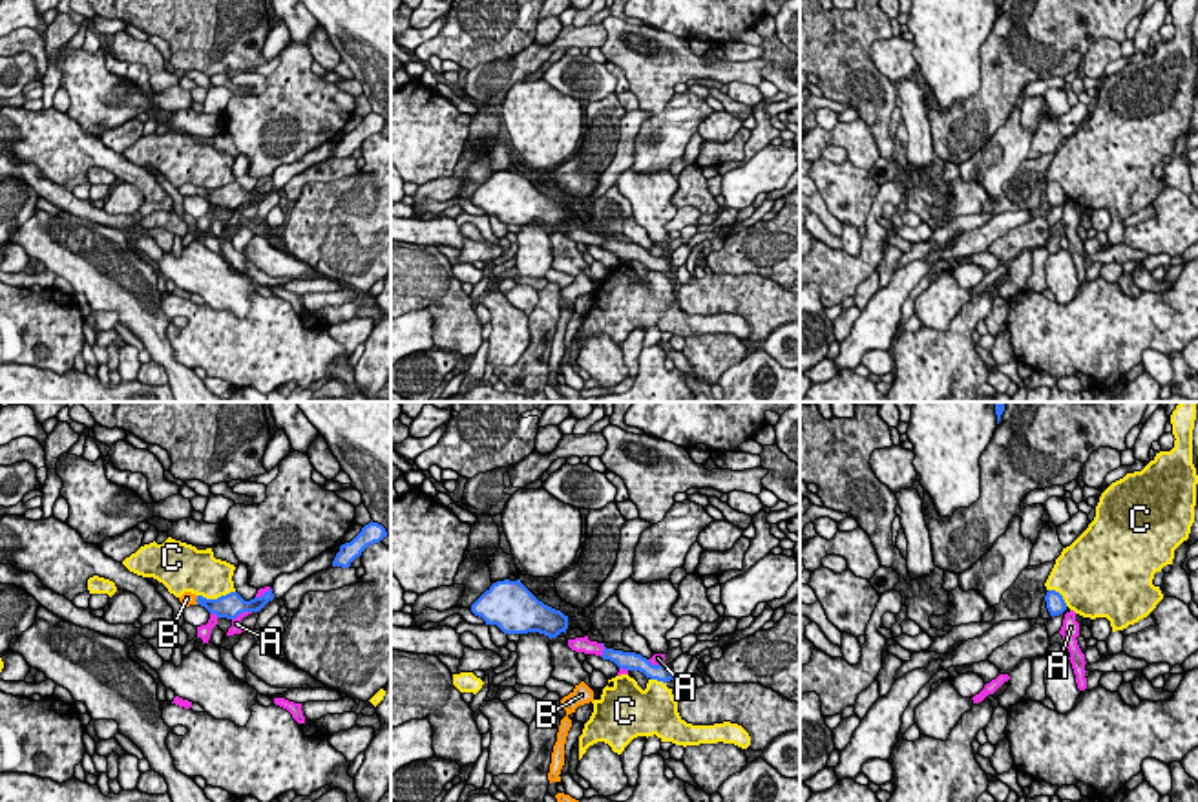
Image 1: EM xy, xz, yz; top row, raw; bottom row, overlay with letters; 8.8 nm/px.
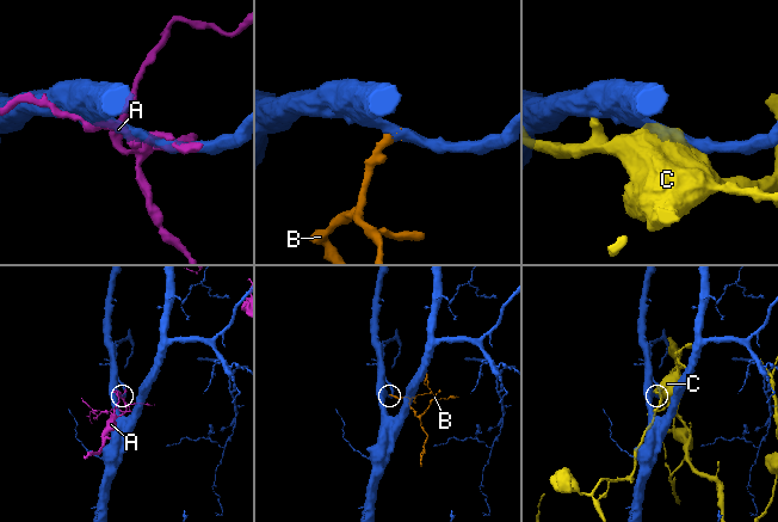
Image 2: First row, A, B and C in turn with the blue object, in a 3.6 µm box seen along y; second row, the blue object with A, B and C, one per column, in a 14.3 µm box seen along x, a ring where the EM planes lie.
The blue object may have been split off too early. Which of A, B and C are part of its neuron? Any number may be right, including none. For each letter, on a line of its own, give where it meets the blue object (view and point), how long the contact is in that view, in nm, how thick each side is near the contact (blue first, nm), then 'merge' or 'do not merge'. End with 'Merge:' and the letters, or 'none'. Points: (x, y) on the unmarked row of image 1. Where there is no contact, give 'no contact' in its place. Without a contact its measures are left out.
A: meets blue in xy at (241, 203); contact 190 nm long; 220 nm thick on the blue side, 100 nm on the other; do not merge
B: meets blue in xy at (196, 190); contact 80 nm long; 190 nm thick on the blue side, 120 nm on the other; merge
C: meets blue in xy at (218, 189); contact 340 nm long; 220 nm thick on the blue side, 360 nm on the other; do not merge
Merge: B

